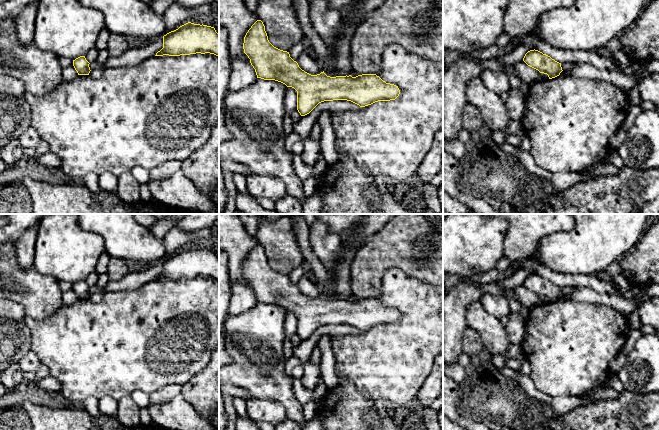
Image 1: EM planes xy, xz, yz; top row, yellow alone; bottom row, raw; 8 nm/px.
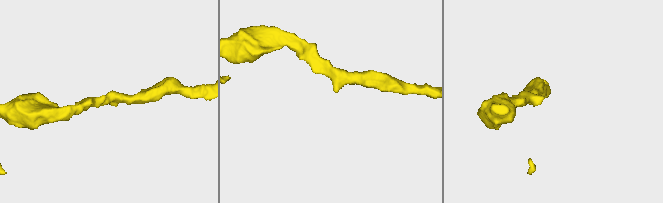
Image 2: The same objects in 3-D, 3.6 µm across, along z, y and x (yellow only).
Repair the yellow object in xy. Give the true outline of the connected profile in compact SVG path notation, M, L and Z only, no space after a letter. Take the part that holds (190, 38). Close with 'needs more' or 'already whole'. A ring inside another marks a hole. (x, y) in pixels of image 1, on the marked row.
M188 22L163 36L163 48L155 56L196 53L219 57L219 34L214 27Z; already whole

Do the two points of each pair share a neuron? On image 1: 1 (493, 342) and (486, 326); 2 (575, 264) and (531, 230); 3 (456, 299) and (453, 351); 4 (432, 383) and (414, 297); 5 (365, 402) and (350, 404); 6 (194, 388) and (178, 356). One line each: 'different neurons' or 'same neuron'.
1: same neuron
2: different neurons
3: same neuron
4: different neurons
5: same neuron
6: different neurons

